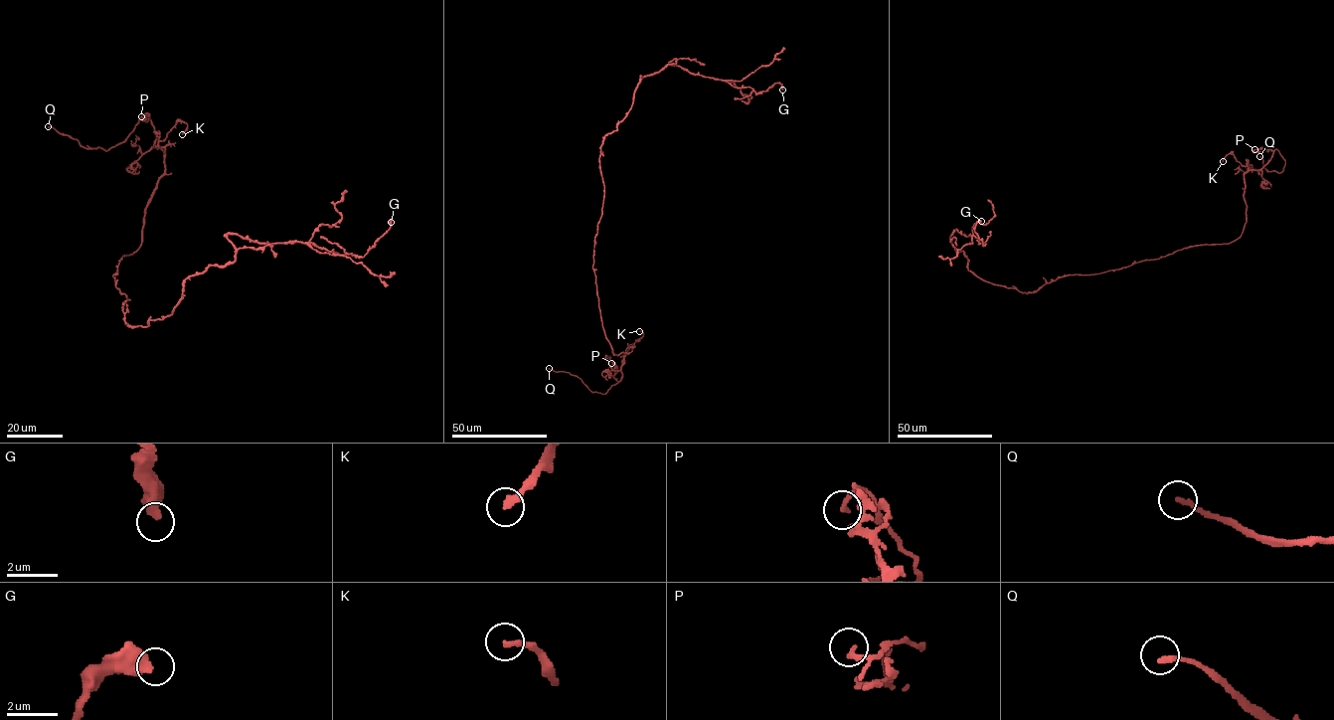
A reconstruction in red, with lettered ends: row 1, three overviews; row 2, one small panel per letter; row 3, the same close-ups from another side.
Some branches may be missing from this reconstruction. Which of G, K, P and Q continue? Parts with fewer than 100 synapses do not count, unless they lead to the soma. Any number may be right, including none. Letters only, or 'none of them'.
Q

